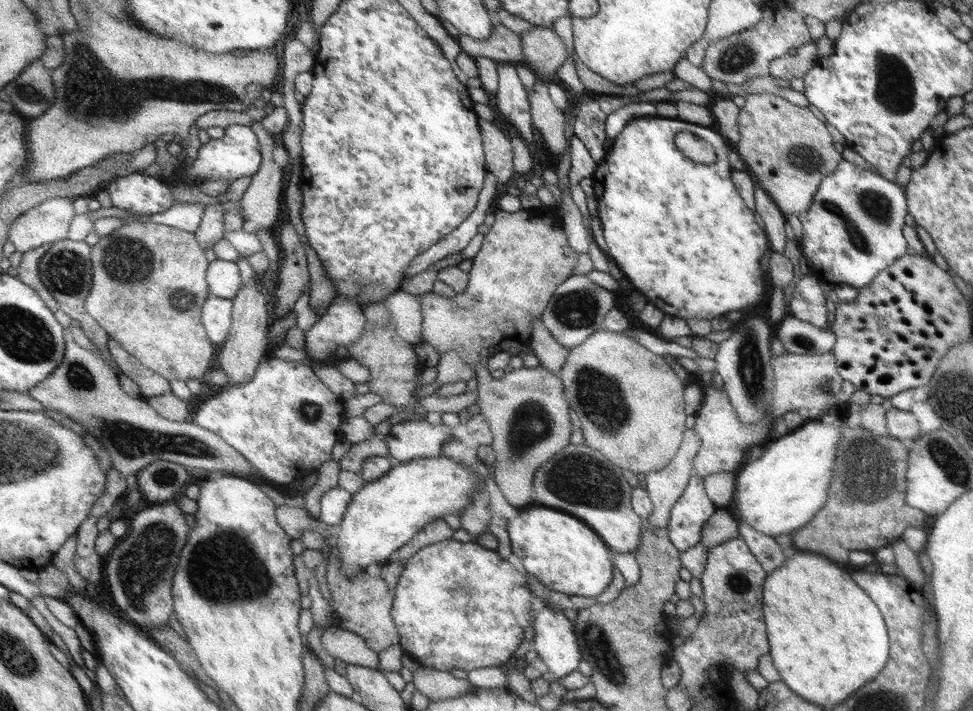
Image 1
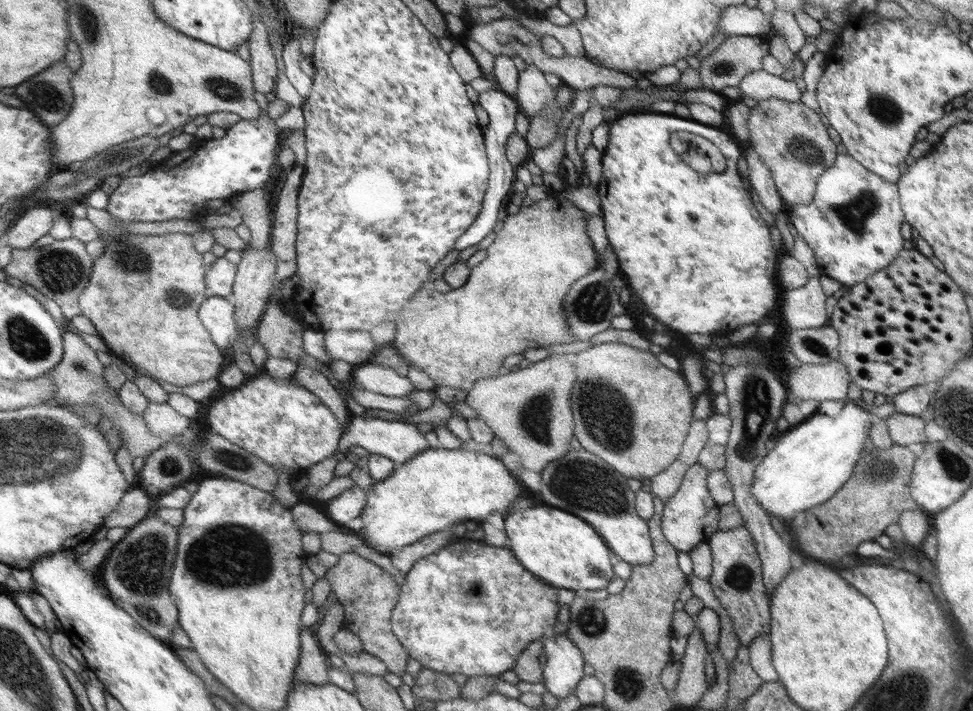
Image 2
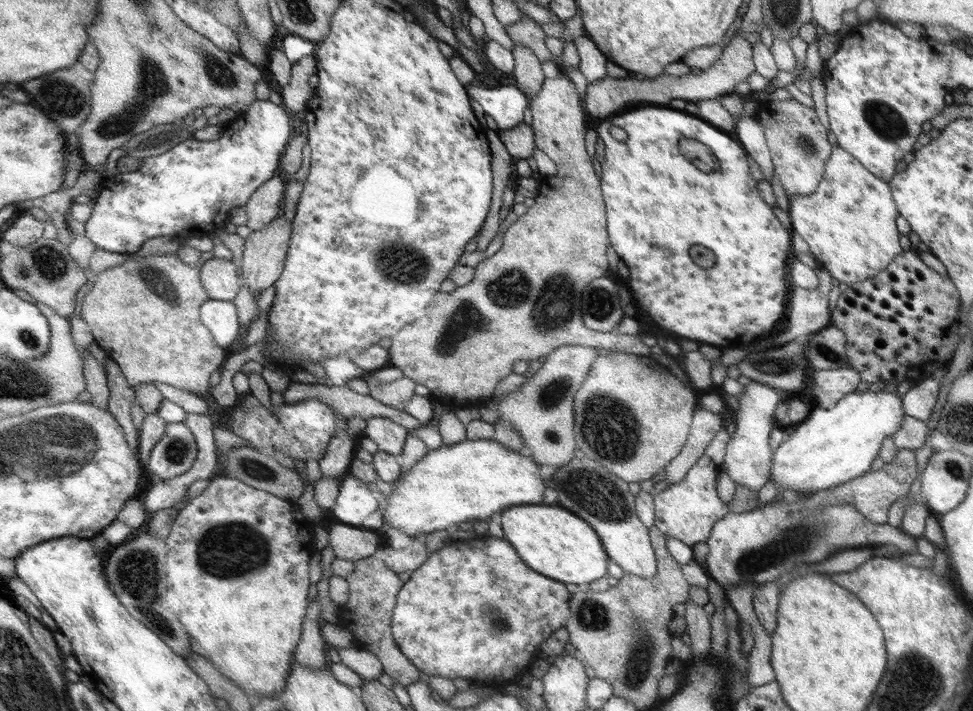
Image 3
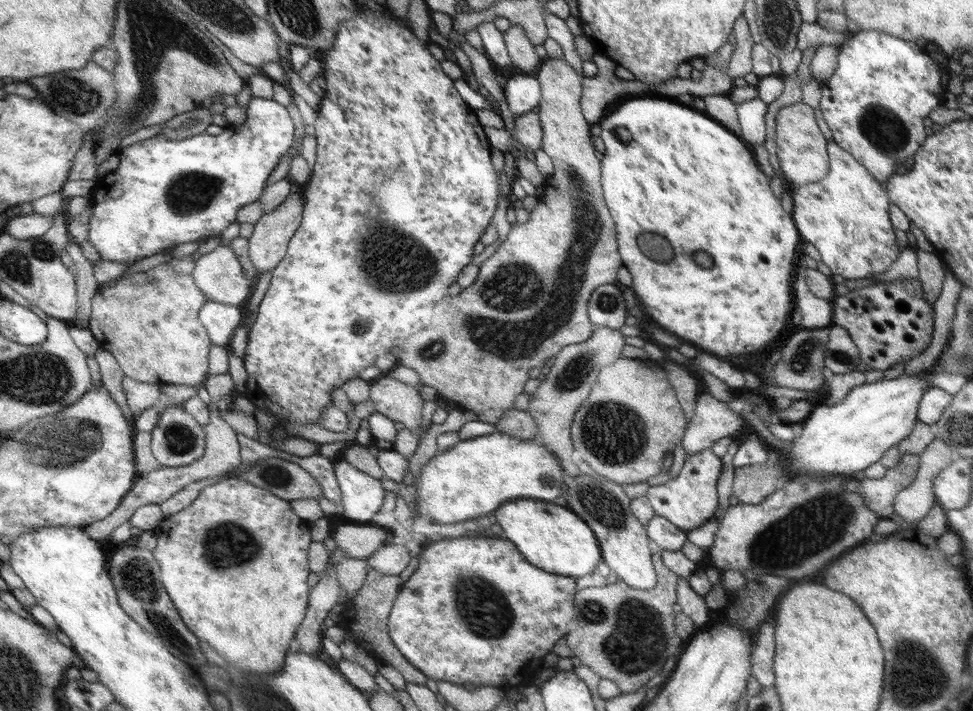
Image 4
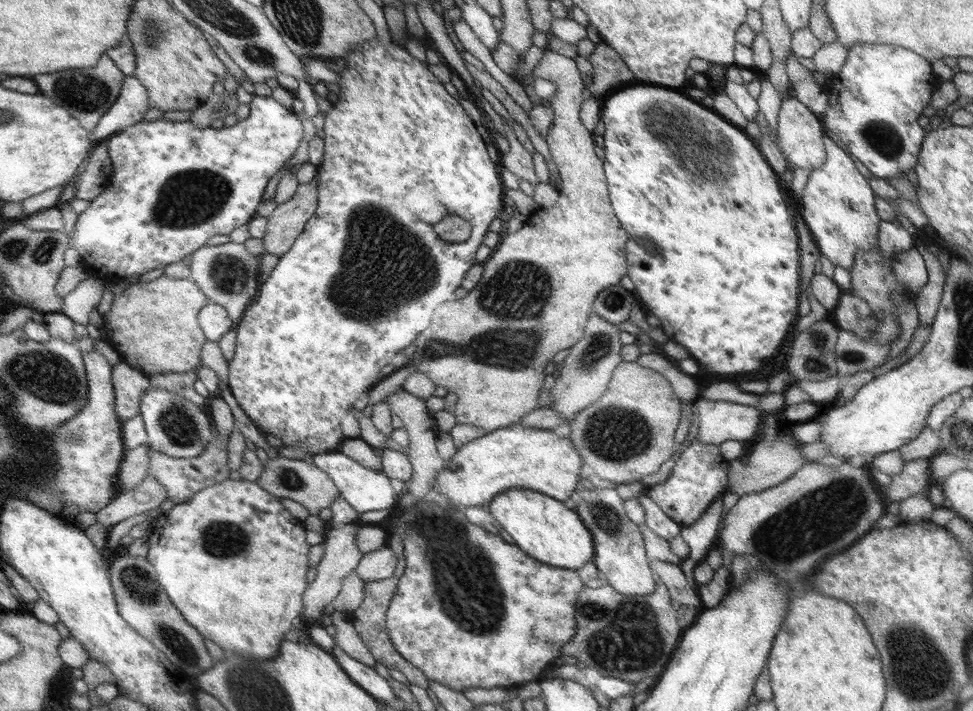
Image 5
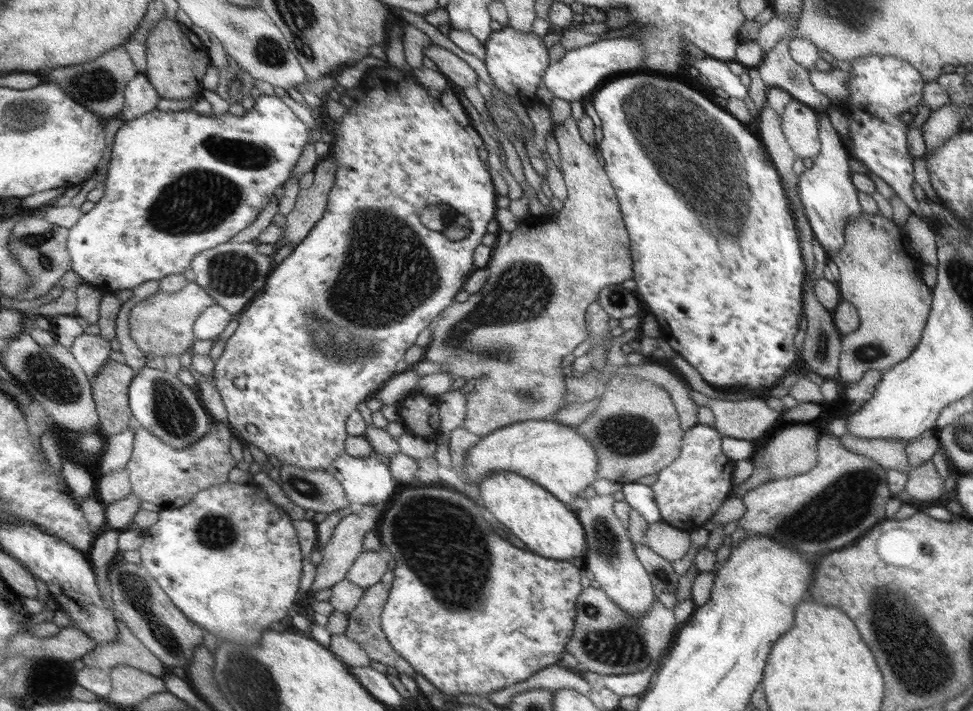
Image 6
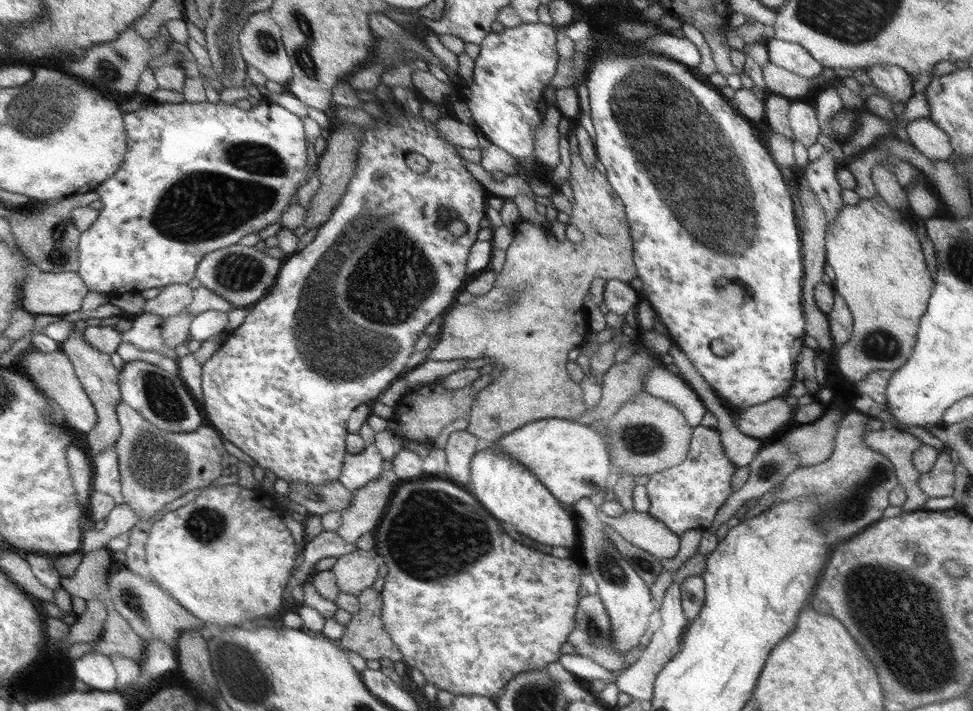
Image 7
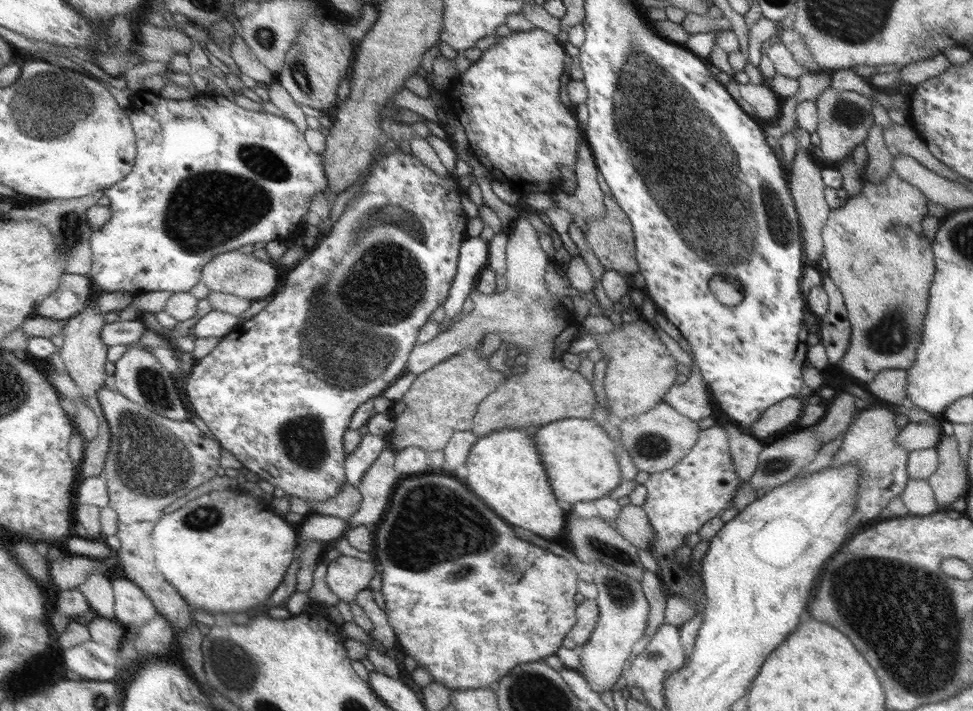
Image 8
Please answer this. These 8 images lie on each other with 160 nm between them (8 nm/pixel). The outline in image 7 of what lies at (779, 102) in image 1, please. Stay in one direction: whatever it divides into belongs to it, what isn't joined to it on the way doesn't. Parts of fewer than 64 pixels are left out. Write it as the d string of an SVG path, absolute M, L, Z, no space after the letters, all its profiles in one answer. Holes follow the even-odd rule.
M803 99L791 101L787 118L793 133L793 142L797 141L805 148L816 142L815 137L819 134L819 126L817 126L818 120L815 120L815 110L803 104Z

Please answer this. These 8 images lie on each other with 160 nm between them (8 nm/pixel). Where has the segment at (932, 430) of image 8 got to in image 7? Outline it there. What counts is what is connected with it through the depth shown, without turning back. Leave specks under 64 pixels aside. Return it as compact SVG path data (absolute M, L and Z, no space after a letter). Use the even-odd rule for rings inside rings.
M892 426L881 431L868 431L864 434L865 444L887 458L895 470L898 486L905 491L905 501L900 507L902 513L925 510L923 504L927 496L919 490L917 479L920 474L911 463L912 454L922 445L915 436Z

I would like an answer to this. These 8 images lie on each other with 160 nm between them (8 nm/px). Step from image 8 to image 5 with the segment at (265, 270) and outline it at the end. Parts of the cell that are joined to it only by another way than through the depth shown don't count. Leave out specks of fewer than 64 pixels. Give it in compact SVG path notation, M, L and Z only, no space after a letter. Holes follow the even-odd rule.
M227 241L215 246L202 246L191 253L189 264L190 278L198 285L199 290L209 299L209 302L218 304L227 310L233 324L241 318L247 302L258 291L262 278L259 267L259 257L247 252L243 243Z

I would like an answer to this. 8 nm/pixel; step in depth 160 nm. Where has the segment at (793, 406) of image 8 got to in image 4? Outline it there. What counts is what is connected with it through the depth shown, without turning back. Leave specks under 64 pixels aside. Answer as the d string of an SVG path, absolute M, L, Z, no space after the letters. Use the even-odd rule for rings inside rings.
M707 393L700 394L680 445L686 456L695 454L709 449L720 438L738 434L743 428L744 418L734 407L729 408Z

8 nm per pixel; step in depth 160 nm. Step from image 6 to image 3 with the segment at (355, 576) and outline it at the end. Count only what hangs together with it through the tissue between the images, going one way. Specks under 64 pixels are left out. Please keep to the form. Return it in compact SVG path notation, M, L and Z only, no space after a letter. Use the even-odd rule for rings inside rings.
M415 540L409 546L401 550L394 550L391 547L386 547L379 552L381 560L386 563L386 566L395 573L412 572L422 564L423 560L429 556L429 552L425 549L425 542L418 543Z

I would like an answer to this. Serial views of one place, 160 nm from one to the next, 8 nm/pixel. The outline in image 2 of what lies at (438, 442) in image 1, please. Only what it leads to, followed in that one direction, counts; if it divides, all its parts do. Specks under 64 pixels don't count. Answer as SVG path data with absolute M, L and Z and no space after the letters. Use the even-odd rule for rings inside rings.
M350 417L349 424L342 429L341 438L339 438L339 448L335 450L344 454L350 446L361 446L368 454L378 454L391 460L391 463L407 463L413 455L427 448L424 440L424 431L417 425L403 423L401 421L387 421L373 417Z

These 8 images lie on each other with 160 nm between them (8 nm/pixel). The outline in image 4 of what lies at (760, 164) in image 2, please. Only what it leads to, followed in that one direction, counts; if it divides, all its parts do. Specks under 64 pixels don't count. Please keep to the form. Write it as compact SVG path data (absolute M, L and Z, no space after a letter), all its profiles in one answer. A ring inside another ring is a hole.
M757 97L735 103L736 116L741 130L738 135L751 146L762 144L765 138L765 114L769 112L769 106L763 104Z

